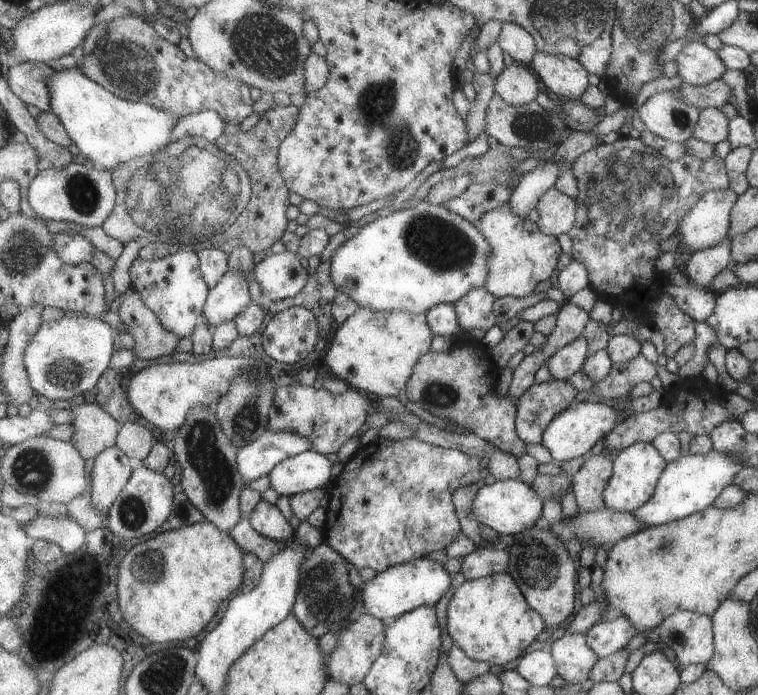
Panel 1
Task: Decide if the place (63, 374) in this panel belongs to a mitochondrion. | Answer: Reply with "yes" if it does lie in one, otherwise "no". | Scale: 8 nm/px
yes

